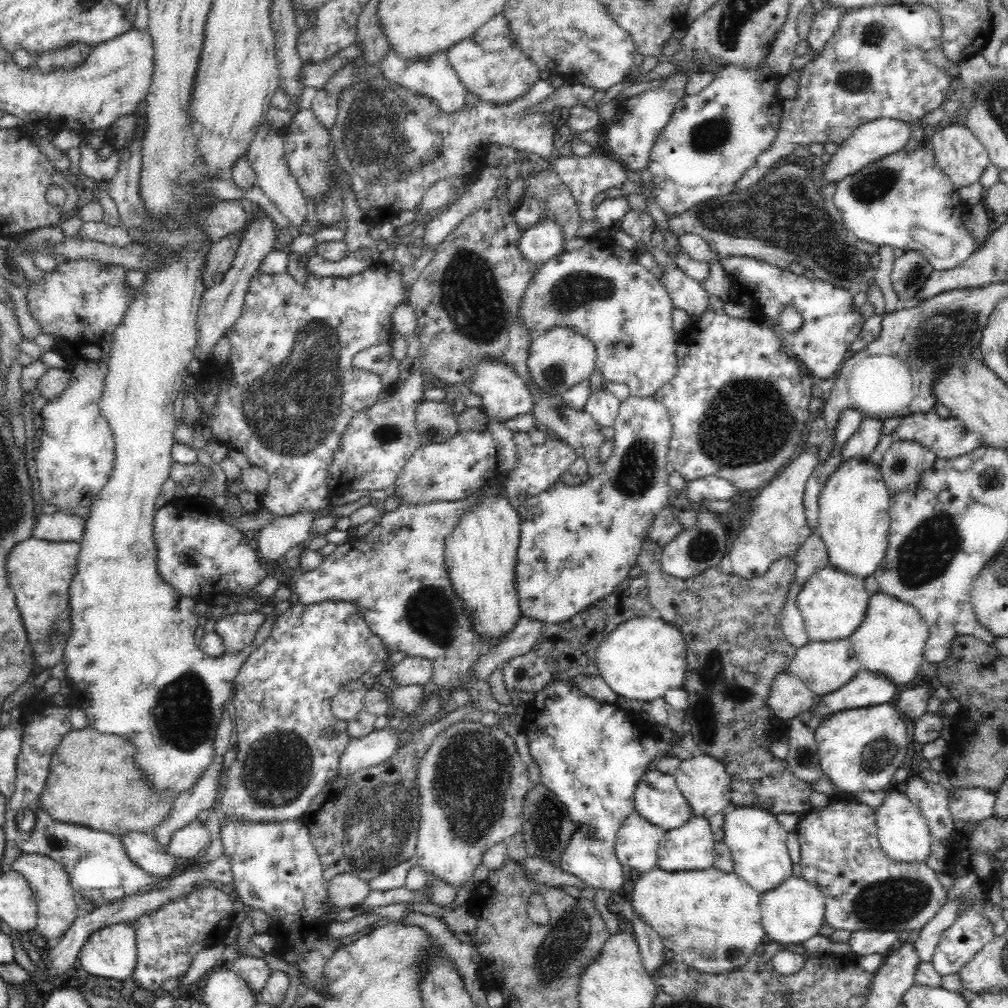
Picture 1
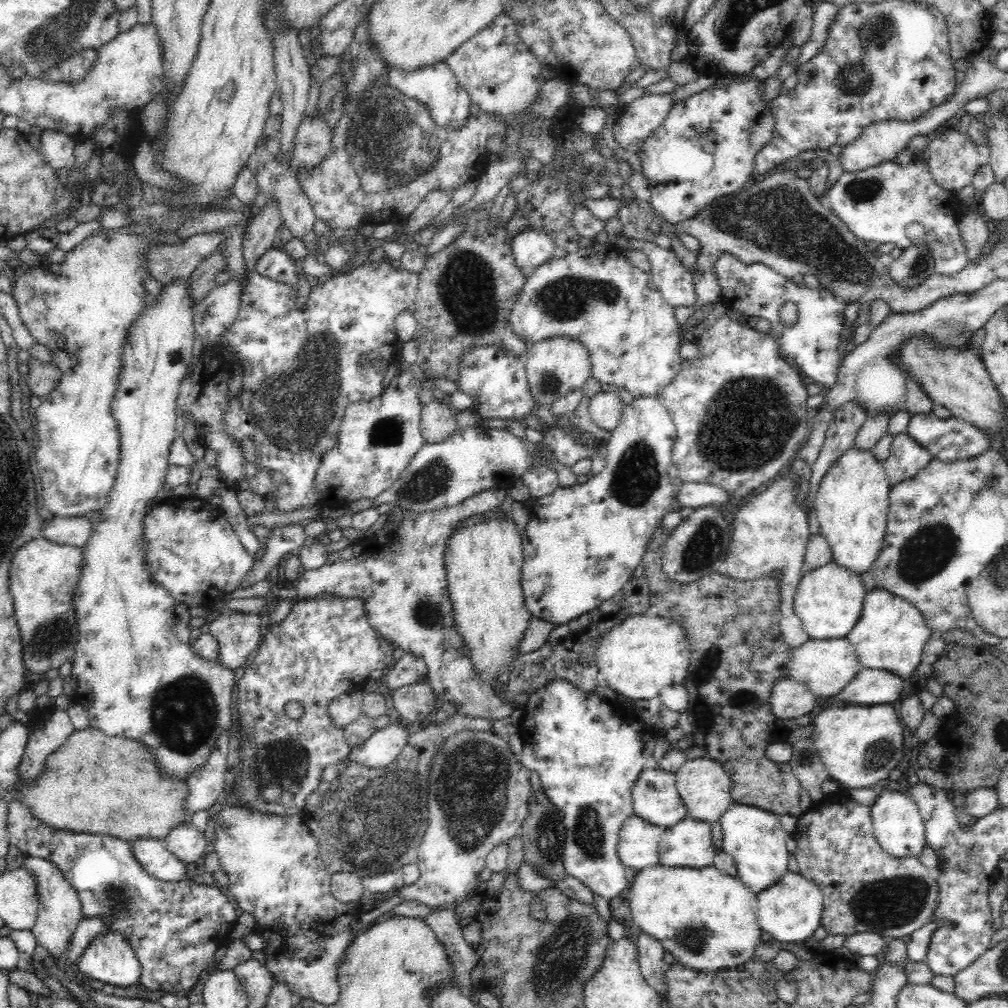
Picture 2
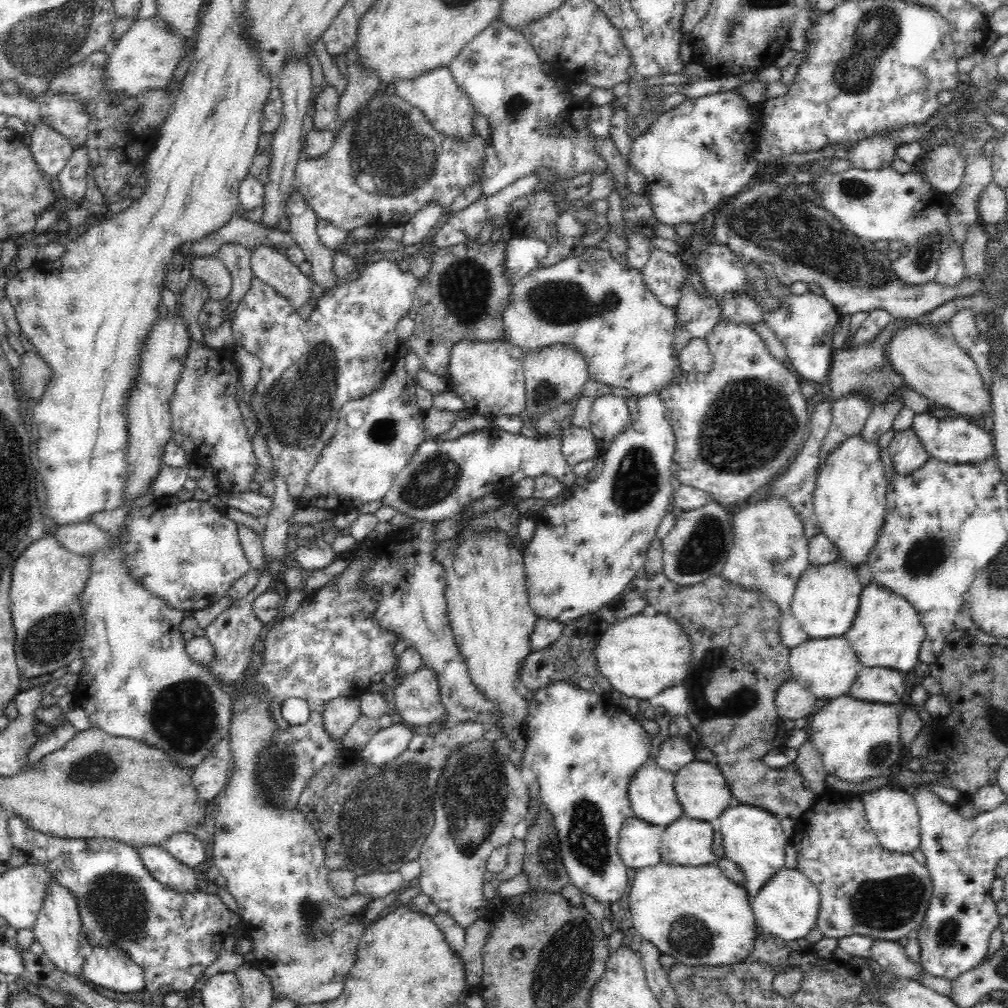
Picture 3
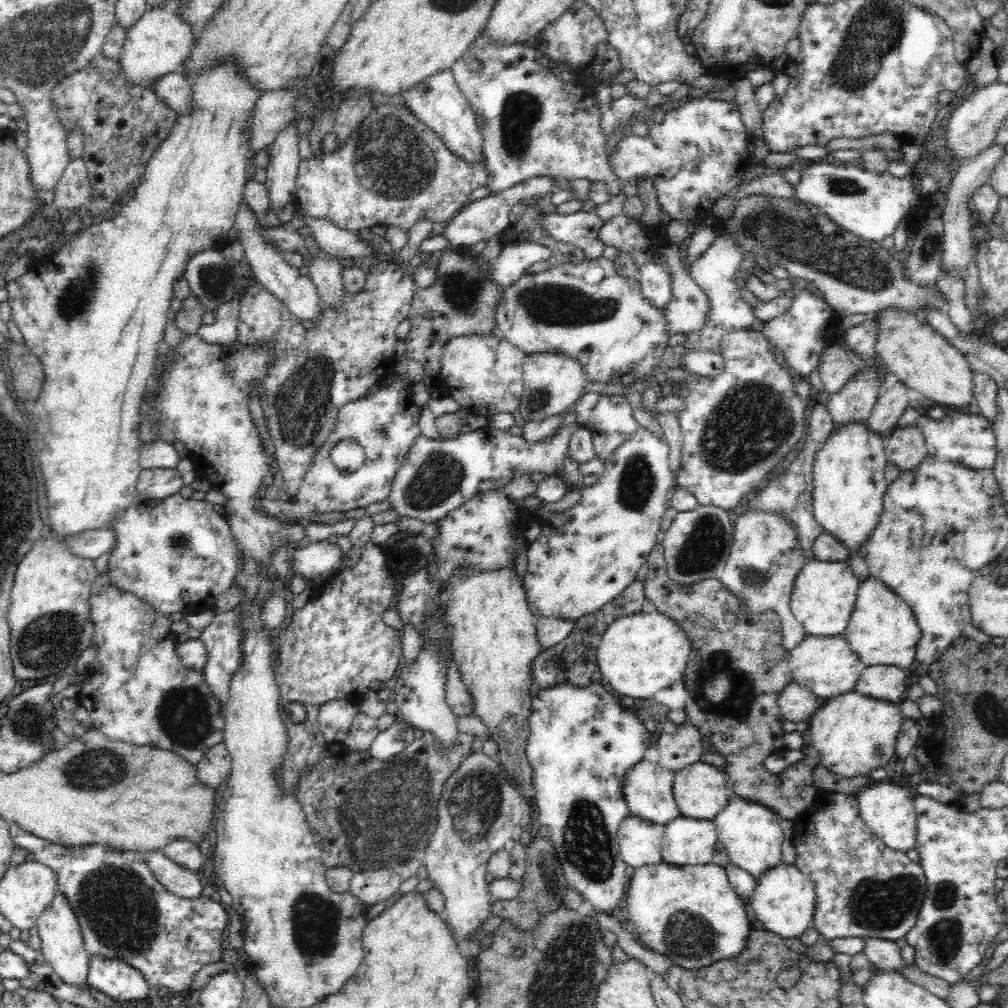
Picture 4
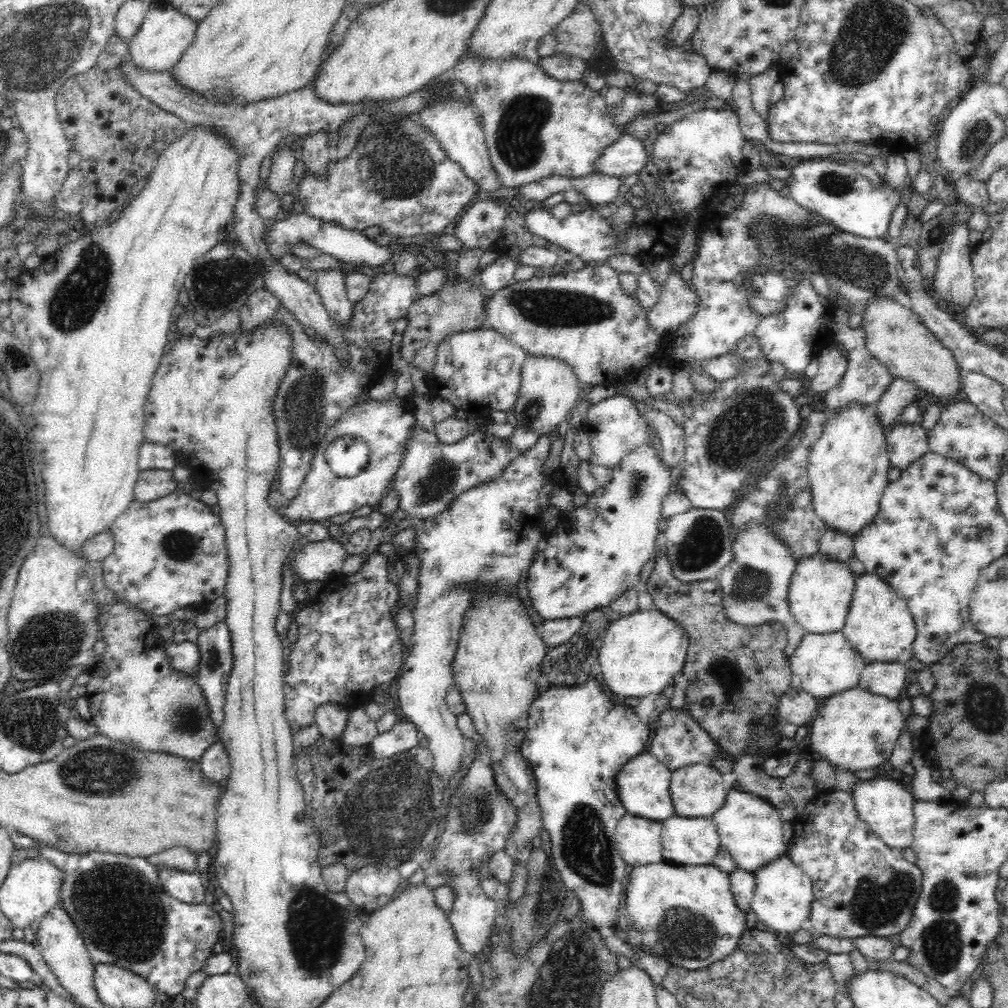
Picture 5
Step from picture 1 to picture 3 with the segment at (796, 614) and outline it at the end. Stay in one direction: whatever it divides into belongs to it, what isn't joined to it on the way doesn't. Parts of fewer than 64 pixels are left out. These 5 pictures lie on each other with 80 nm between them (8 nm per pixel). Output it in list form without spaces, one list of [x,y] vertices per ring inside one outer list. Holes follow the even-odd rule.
[[[774,497],[767,501],[760,500],[756,504],[745,505],[734,510],[731,516],[731,524],[734,540],[721,572],[721,577],[724,581],[730,582],[733,586],[738,586],[741,590],[759,592],[769,602],[778,605],[781,612],[779,633],[782,642],[789,649],[796,648],[809,638],[791,611],[791,601],[800,575],[810,566],[808,540],[803,536],[803,524],[800,518],[784,499]]]

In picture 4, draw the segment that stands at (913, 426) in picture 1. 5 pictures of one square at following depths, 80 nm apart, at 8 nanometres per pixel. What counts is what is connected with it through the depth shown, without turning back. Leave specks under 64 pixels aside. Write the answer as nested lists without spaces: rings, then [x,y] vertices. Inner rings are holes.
[[[948,408],[940,420],[932,420],[926,414],[920,414],[915,422],[924,433],[930,455],[950,462],[956,462],[972,470],[990,470],[995,467],[997,440],[992,421],[984,418],[978,410]]]

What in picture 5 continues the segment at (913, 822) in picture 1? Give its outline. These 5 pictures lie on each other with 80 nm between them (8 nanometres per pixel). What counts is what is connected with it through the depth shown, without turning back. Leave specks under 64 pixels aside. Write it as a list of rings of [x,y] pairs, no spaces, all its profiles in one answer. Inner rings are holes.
[[[868,778],[858,780],[850,792],[860,820],[877,835],[878,839],[890,848],[904,849],[912,844],[912,832],[915,818],[913,815],[914,798],[894,779]]]

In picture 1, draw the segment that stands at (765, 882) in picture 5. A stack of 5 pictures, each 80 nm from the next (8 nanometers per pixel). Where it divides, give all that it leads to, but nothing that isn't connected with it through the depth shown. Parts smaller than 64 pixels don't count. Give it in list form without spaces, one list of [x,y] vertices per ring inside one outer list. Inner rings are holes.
[[[796,875],[784,878],[780,886],[761,893],[759,907],[762,926],[767,939],[782,944],[803,944],[811,936],[818,935],[824,921],[825,896],[817,886]]]

